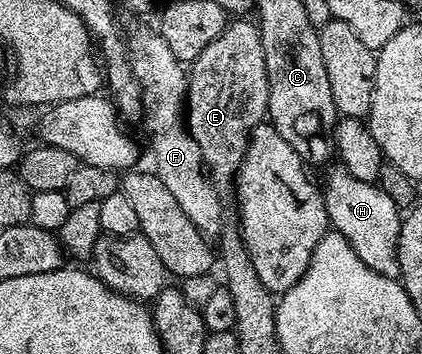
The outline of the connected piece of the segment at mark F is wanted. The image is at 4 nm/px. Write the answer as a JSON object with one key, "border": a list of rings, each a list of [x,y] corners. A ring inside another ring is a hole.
{"border":[[[136,28],[126,36],[126,51],[132,65],[132,76],[140,87],[140,102],[142,105],[142,121],[144,120],[144,132],[148,135],[148,153],[143,153],[143,171],[153,172],[158,178],[162,178],[166,190],[176,199],[178,206],[186,213],[186,218],[194,222],[194,226],[205,238],[216,238],[220,235],[222,219],[225,217],[222,199],[212,188],[208,174],[205,171],[202,154],[199,153],[198,142],[194,140],[186,127],[186,97],[188,94],[188,72],[185,65],[178,58],[174,58],[174,50],[166,46],[159,31],[148,28]]]}

